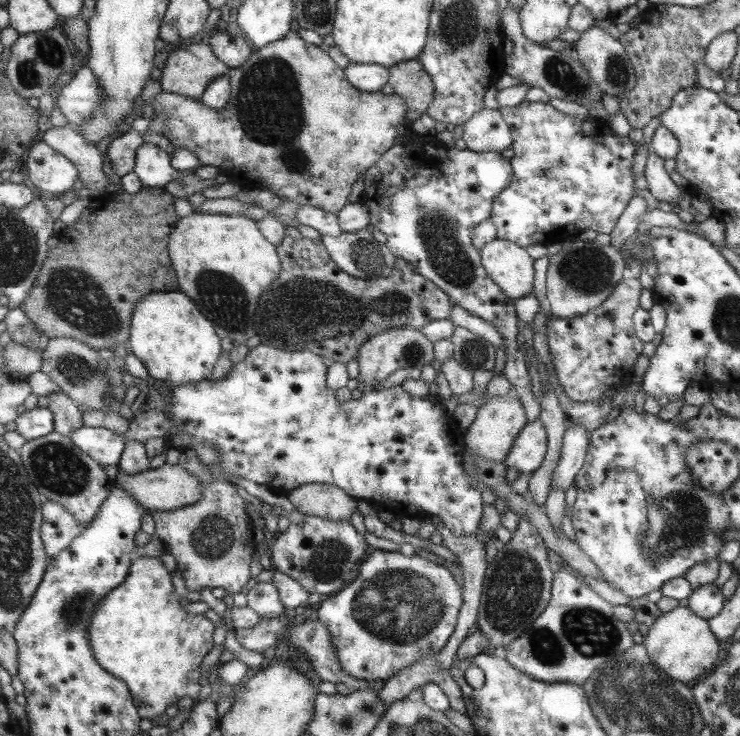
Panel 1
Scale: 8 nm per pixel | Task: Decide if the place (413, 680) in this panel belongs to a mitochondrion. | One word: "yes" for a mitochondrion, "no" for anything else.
no

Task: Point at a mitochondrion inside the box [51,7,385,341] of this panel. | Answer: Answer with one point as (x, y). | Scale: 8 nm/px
(268, 108)

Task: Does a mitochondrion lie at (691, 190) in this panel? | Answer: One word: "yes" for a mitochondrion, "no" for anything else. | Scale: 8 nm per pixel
no

